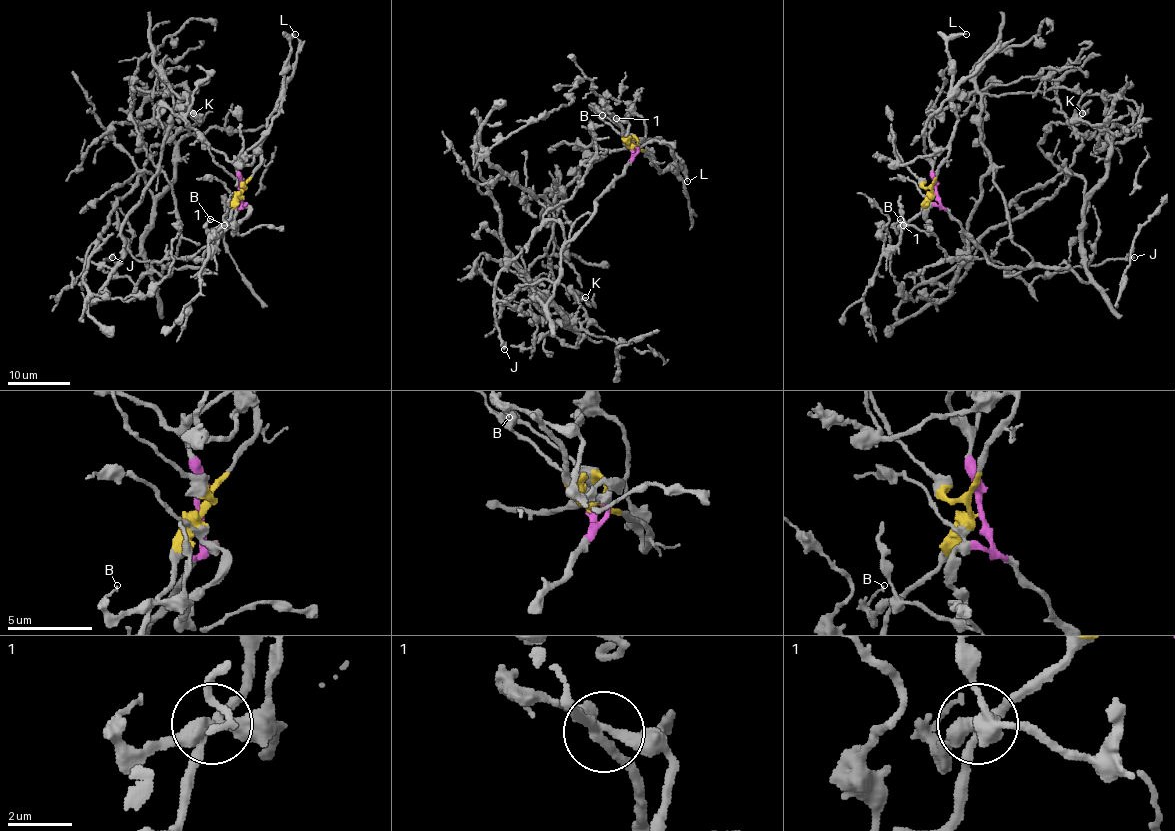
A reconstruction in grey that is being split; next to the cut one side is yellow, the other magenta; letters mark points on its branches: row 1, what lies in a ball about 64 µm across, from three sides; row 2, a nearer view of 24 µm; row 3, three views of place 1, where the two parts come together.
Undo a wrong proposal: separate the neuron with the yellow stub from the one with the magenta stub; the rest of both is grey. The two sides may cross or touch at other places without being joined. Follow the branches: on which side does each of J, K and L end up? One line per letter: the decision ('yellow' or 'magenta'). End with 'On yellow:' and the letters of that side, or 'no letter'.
J: magenta
K: magenta
L: yellow
On yellow: L

